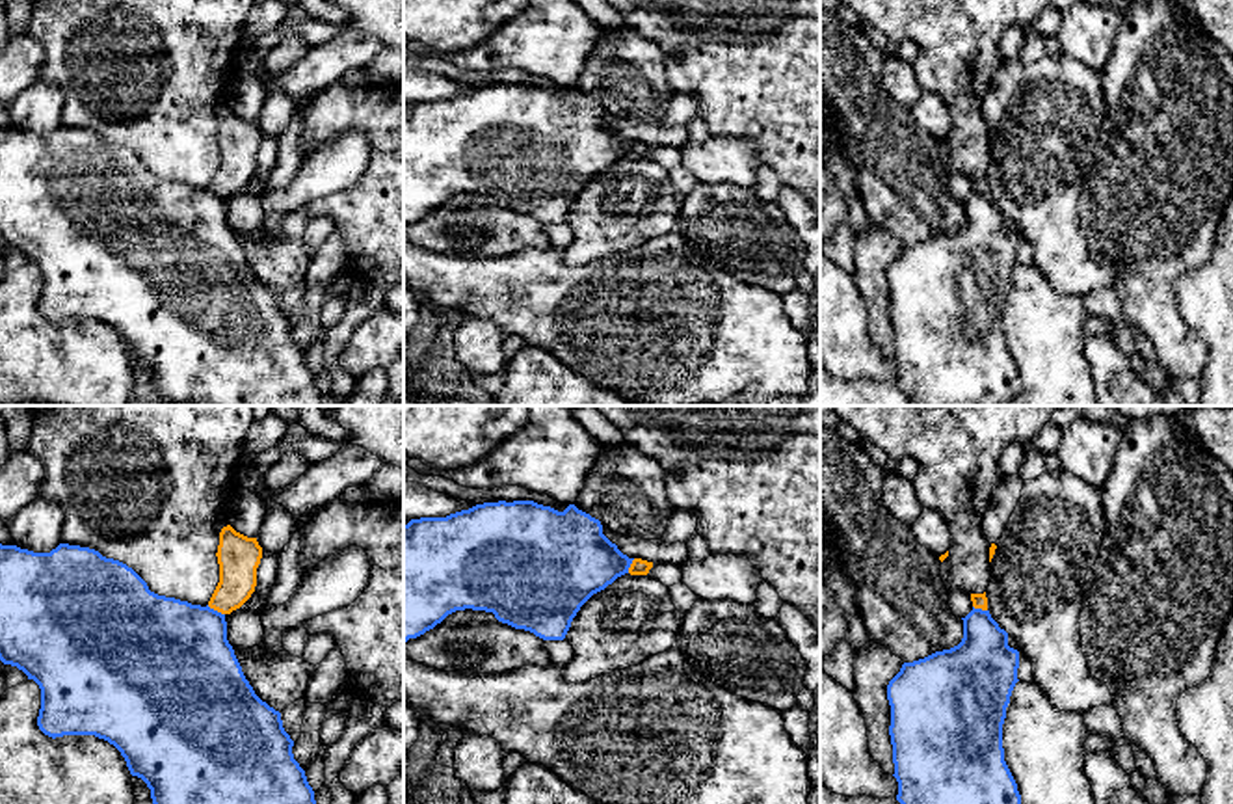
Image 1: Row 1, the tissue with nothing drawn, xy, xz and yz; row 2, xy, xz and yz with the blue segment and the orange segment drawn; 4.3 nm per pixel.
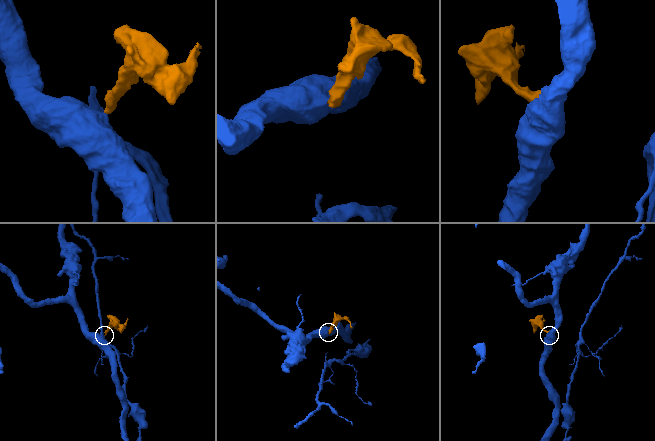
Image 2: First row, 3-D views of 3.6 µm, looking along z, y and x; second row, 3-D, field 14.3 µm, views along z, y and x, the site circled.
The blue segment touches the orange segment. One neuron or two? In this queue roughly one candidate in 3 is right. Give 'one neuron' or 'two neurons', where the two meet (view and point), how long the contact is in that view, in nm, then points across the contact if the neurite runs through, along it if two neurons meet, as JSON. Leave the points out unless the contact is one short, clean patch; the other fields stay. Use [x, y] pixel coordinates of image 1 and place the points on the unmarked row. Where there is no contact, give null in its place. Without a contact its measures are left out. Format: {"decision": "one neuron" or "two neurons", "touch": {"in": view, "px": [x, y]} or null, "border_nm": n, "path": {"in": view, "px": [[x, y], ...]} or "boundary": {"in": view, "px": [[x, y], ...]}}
{"decision": "two neurons", "touch": {"in": "xy", "px": [216, 194]}, "border_nm": 90, "boundary": {"in": "xy", "px": [[207, 188], [224, 198]]}}

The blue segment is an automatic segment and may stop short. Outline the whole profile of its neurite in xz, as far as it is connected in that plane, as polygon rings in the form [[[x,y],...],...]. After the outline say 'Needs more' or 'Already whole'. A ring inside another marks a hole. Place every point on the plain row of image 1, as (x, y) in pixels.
[[[498,84],[446,100],[411,102],[404,108],[404,225],[465,192],[493,195],[498,205],[530,214],[543,223],[563,223],[580,190],[629,156],[632,143],[603,117],[599,102],[575,87],[558,95],[534,84]]]. Already whole

